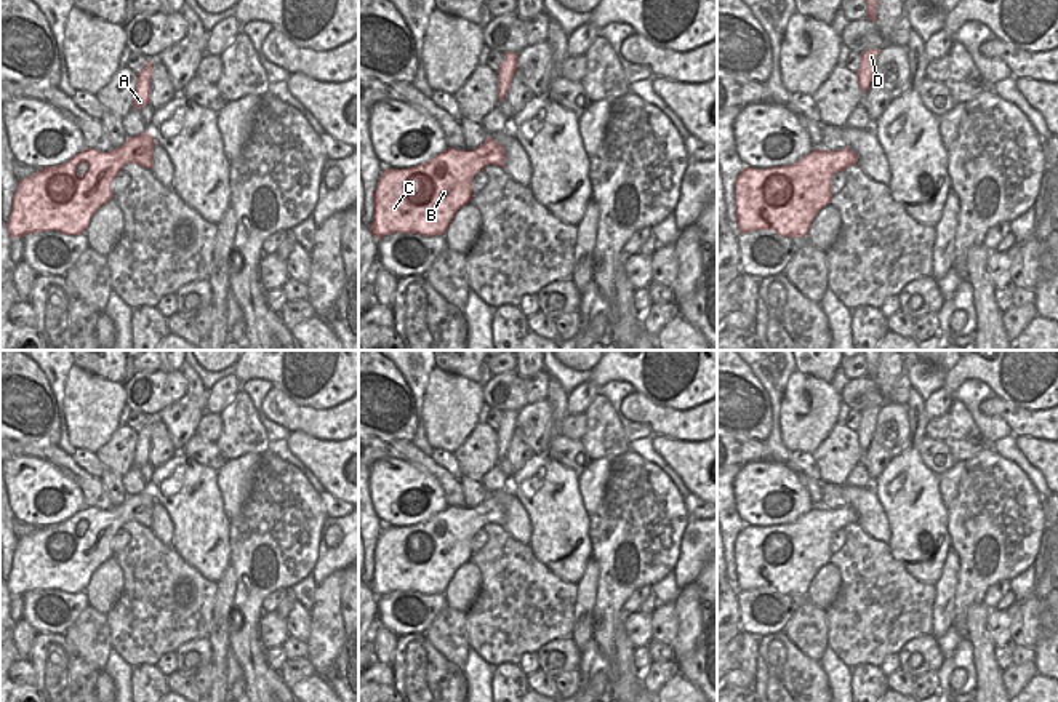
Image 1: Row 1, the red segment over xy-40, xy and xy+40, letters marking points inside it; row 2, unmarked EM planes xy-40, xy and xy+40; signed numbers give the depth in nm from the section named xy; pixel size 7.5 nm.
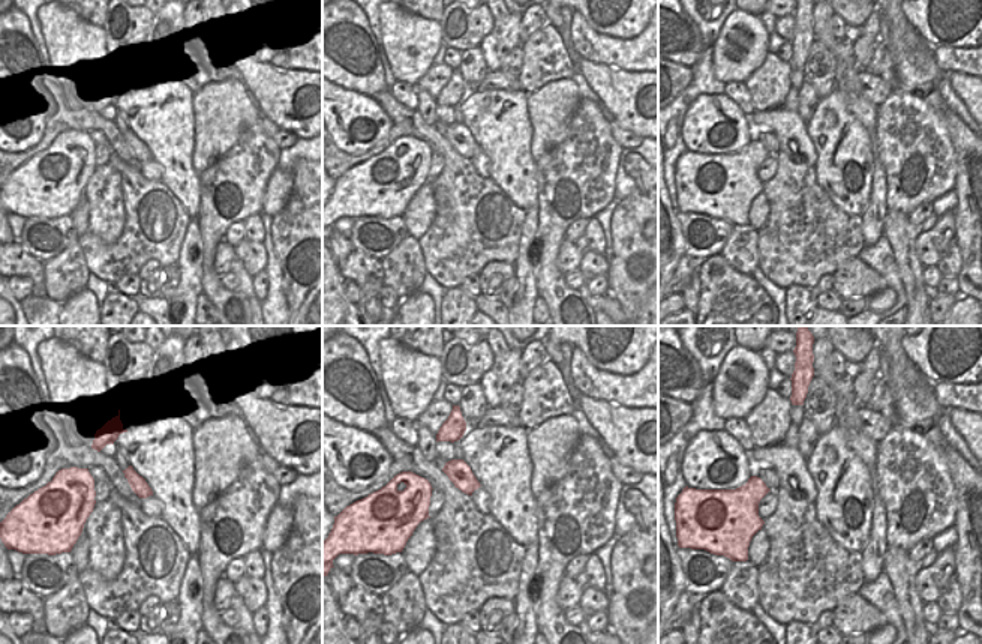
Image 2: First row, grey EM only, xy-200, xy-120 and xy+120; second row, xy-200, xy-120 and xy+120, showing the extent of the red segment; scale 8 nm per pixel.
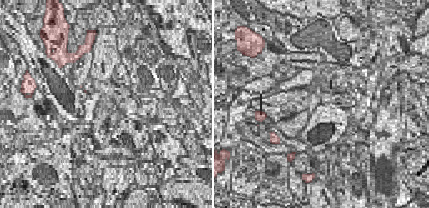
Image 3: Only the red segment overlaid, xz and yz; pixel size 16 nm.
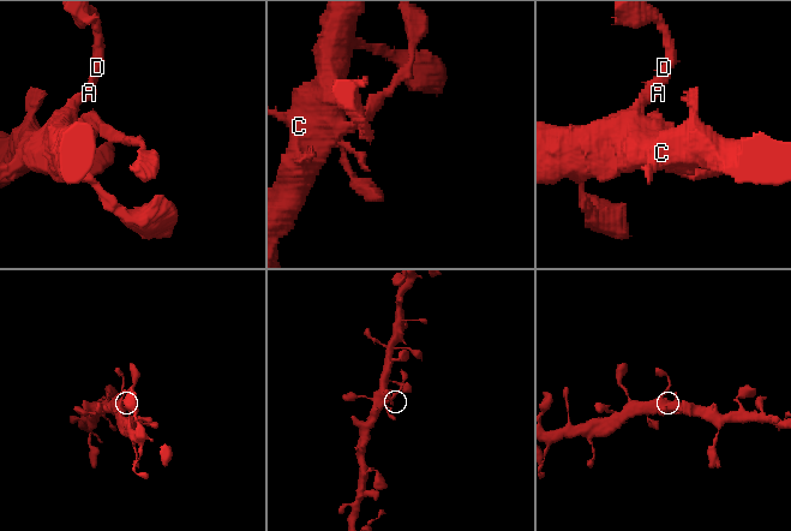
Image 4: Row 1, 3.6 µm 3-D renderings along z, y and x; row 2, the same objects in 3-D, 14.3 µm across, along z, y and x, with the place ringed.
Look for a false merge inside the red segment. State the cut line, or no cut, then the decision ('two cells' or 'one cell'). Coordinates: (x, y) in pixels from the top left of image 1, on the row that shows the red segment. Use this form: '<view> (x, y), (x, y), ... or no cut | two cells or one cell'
no cut | one cell

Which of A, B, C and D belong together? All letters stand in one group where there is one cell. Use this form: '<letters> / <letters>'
A B C D

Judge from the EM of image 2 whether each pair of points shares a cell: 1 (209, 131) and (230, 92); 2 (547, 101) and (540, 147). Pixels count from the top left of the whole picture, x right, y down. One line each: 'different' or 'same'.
1: same
2: same

